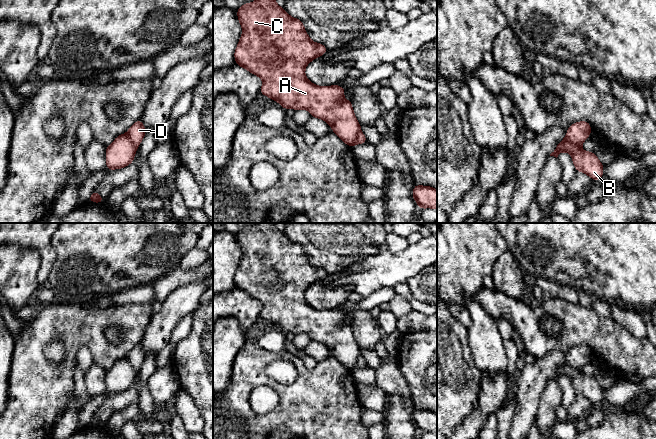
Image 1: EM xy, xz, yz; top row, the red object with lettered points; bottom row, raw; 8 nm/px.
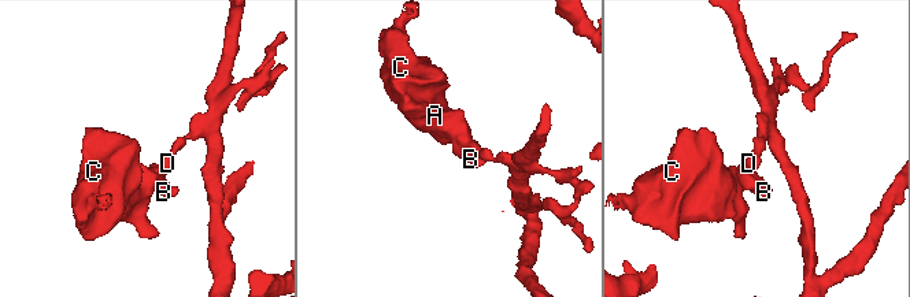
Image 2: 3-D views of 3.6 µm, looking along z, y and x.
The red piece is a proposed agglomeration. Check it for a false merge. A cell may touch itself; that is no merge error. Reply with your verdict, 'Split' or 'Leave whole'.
Split

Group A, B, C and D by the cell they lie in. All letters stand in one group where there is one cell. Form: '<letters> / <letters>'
A B C / D

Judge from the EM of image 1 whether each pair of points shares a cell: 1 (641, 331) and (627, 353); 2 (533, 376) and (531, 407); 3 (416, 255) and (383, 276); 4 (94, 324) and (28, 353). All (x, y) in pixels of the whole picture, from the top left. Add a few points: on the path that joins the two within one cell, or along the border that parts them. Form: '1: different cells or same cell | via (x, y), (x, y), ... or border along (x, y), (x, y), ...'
1: different cells | border along (618, 323), (633, 335), (645, 338)
2: same cell | via (531, 384), (531, 399)
3: same cell | via (408, 263), (391, 268)
4: same cell | via (77, 323), (57, 323), (44, 336)

